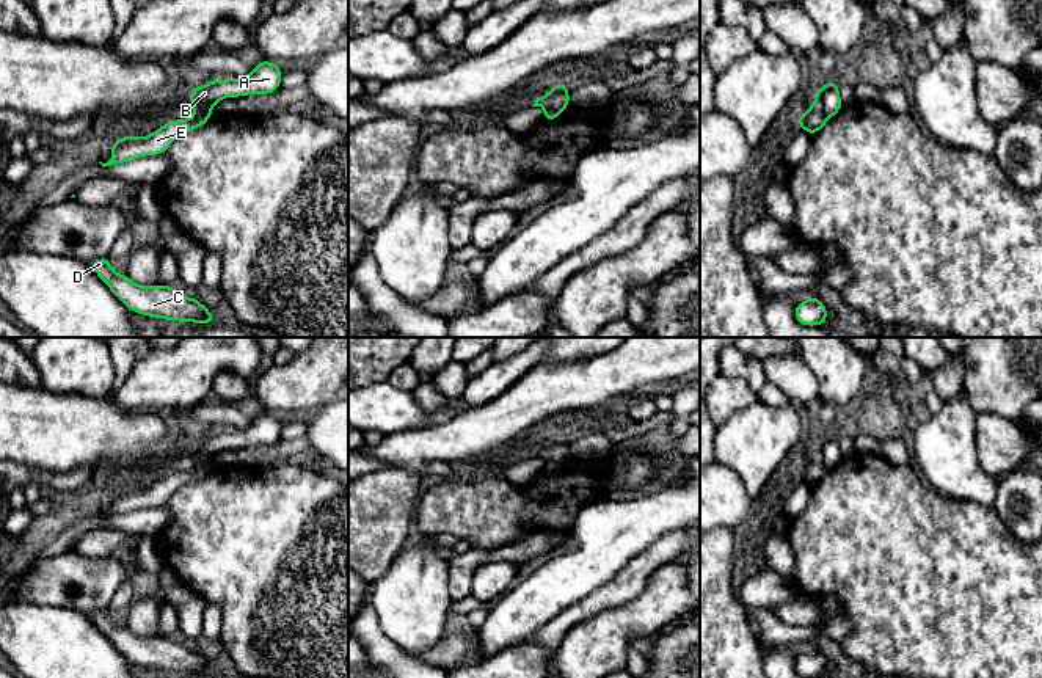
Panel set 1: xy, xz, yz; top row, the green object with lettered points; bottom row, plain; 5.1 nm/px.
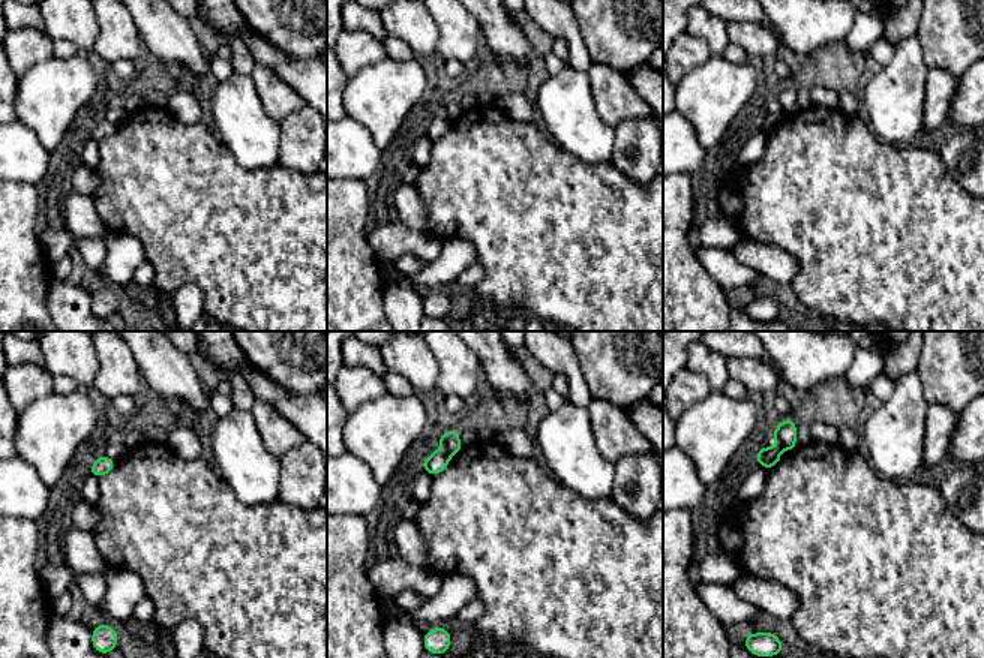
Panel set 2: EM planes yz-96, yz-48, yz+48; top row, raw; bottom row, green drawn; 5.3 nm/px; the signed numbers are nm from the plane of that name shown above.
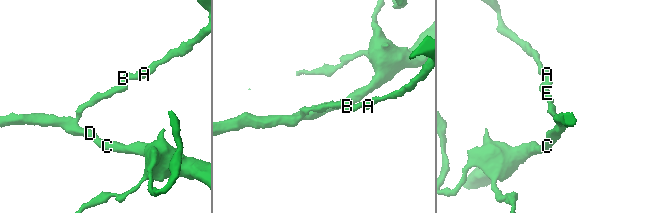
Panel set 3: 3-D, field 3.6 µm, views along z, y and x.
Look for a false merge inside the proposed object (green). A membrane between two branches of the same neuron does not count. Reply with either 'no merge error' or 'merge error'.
merge error

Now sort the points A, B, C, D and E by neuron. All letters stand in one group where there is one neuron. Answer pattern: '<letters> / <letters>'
A B / C D E

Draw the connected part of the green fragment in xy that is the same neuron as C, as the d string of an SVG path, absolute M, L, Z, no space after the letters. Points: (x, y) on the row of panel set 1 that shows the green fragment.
M110 257L96 259L89 265L132 312L198 325L217 322L213 312L201 301L184 295L173 286L138 286L127 275L118 275L110 265Z

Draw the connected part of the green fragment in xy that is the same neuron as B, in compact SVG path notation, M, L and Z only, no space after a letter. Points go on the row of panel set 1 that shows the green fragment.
M262 60L251 67L246 78L213 78L206 85L199 85L188 93L190 104L195 108L195 116L212 113L213 105L224 97L240 97L248 94L271 94L279 89L282 71L276 63Z

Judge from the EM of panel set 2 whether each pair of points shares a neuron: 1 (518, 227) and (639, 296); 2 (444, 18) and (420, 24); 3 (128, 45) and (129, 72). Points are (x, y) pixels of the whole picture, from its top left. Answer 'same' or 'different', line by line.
1: same
2: different
3: different

